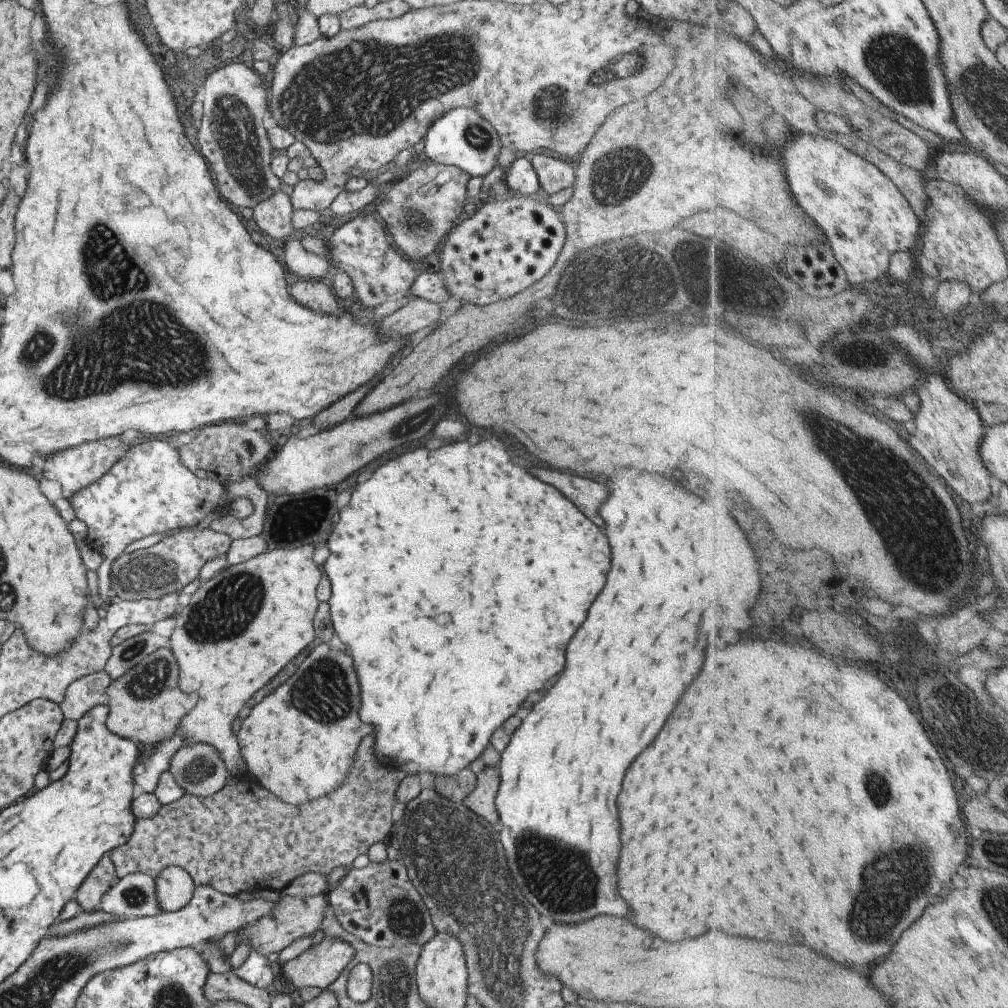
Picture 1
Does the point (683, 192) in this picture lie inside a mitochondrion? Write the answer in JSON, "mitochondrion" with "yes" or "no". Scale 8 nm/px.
{"mitochondrion":"no"}

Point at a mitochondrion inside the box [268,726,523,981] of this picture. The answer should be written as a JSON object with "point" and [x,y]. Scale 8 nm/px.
{"point":[405,918]}

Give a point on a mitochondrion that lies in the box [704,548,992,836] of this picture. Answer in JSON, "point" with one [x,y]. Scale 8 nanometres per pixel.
{"point":[877,781]}

